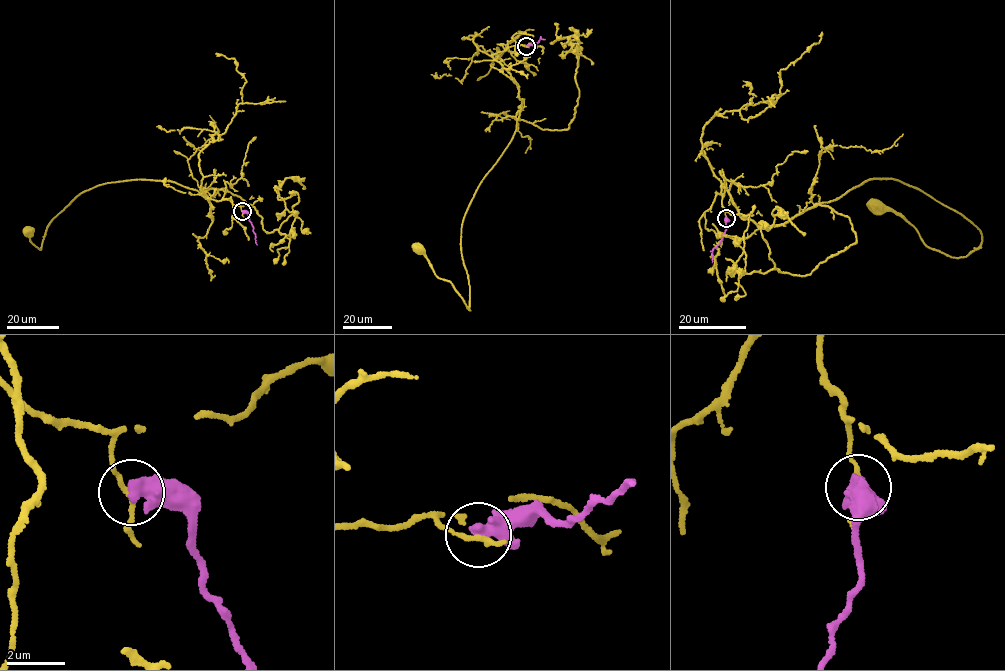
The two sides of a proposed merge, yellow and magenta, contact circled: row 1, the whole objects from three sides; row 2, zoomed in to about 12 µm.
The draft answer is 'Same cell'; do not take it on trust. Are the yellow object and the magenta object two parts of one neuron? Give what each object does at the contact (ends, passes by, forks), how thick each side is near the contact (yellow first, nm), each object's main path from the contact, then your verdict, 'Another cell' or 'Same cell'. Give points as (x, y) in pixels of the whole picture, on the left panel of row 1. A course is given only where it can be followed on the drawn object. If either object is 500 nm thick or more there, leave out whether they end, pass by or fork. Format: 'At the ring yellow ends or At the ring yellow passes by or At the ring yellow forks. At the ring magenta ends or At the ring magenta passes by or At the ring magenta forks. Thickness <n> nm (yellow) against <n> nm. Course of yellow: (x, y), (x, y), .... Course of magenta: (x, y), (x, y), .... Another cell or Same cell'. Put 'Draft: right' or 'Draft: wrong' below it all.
At the ring yellow passes by. At the ring magenta passes by. Thickness 140 nm (yellow) against 400 nm. Course of yellow: (242, 212), (209, 198), (212, 219), (205, 197), (176, 182), (109, 182), (52, 220), (41, 250), (29, 231). Course of magenta: (242, 212), (247, 214), (257, 245). Another cell
Draft: wrong

